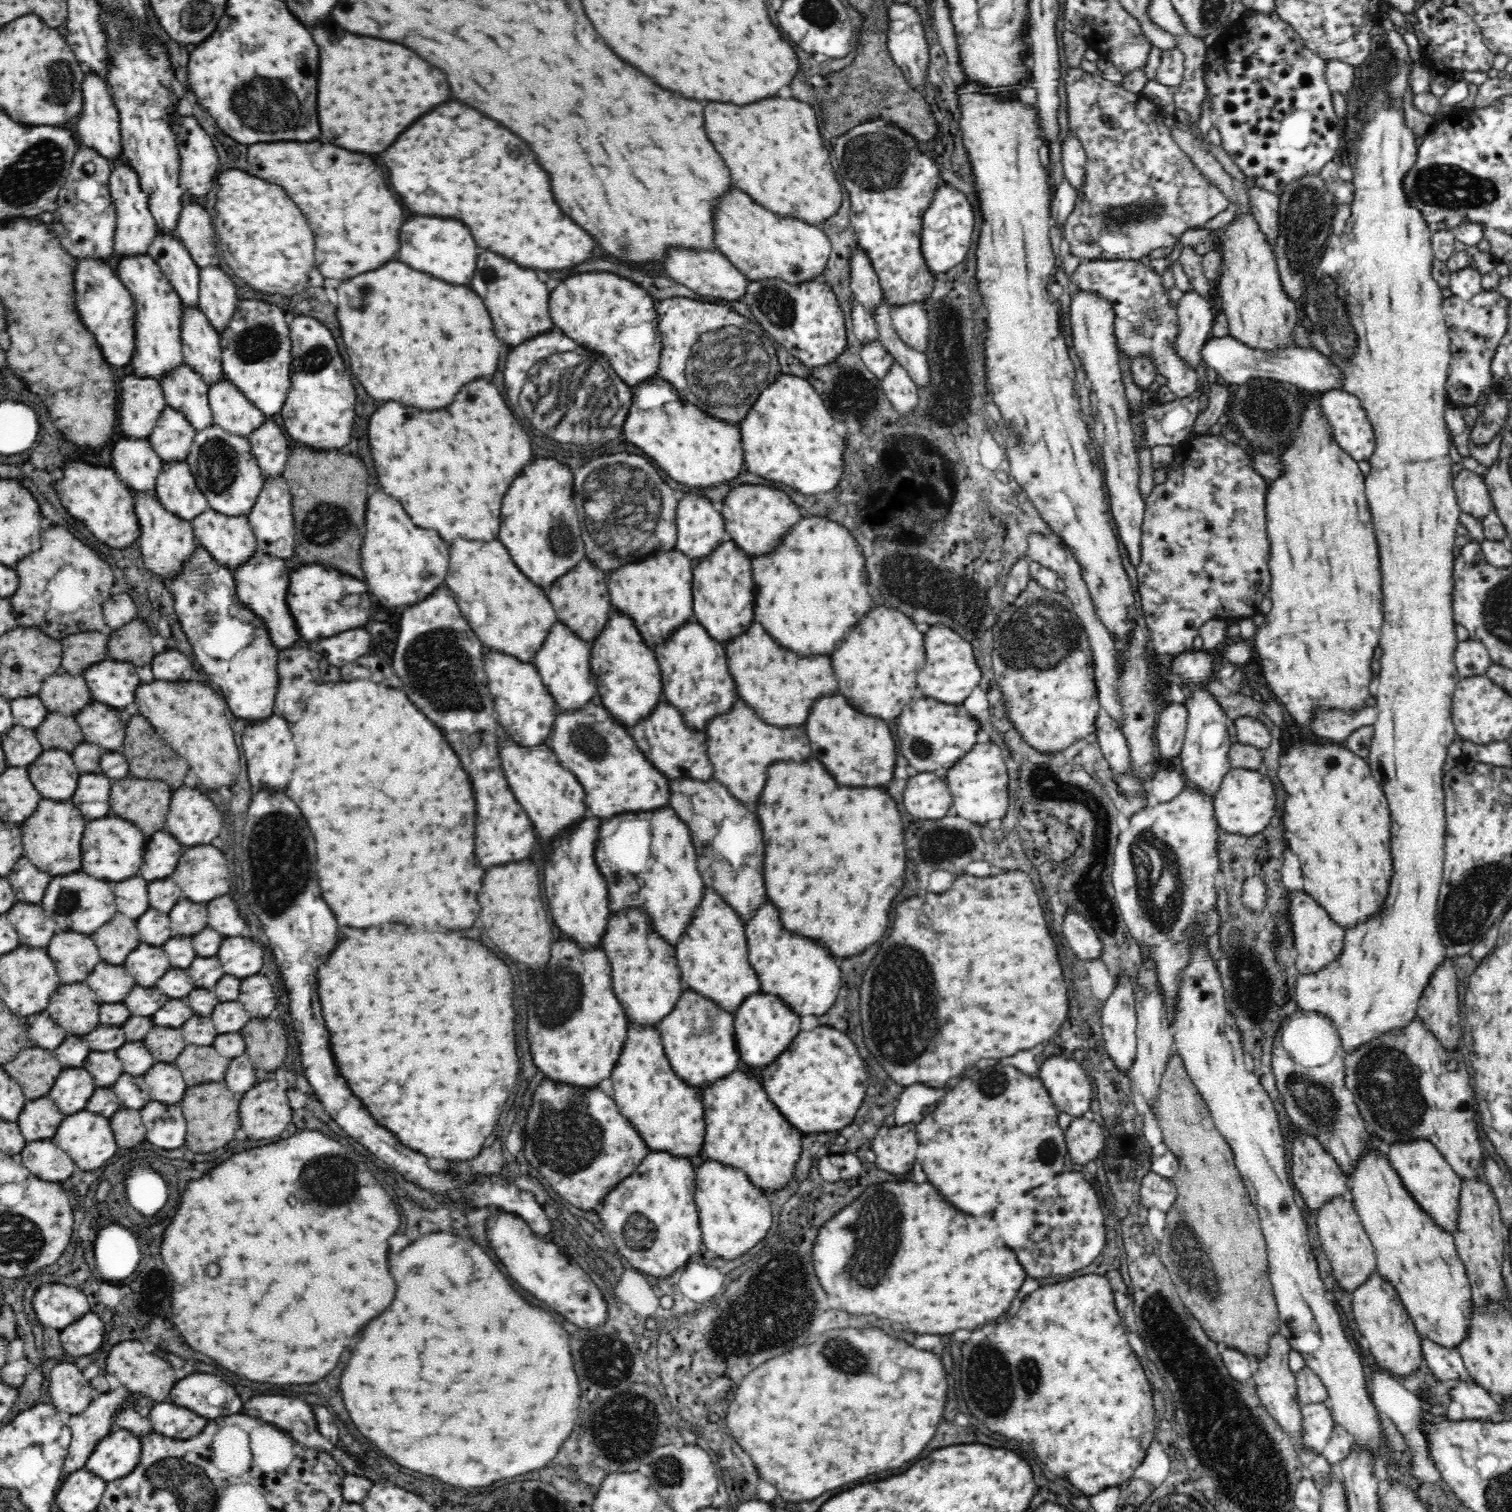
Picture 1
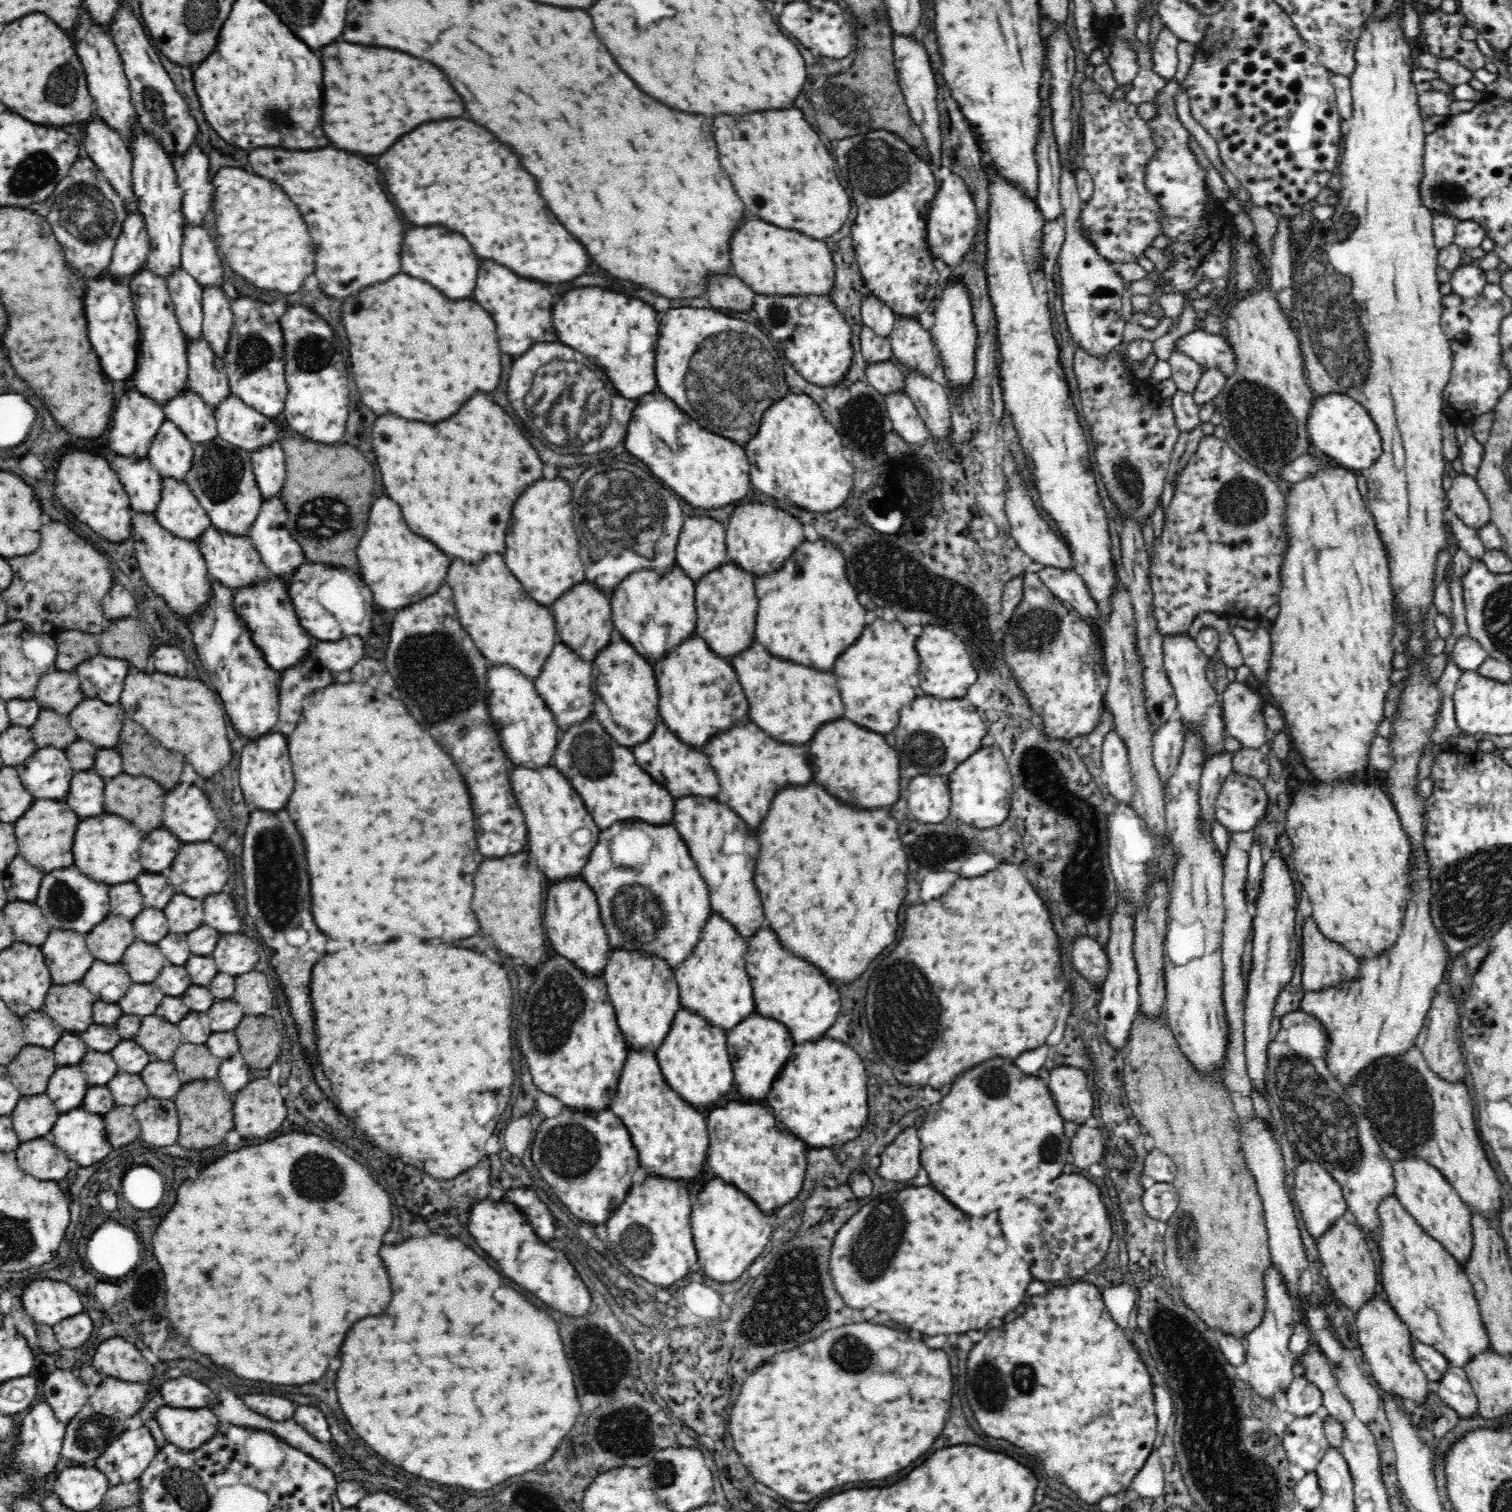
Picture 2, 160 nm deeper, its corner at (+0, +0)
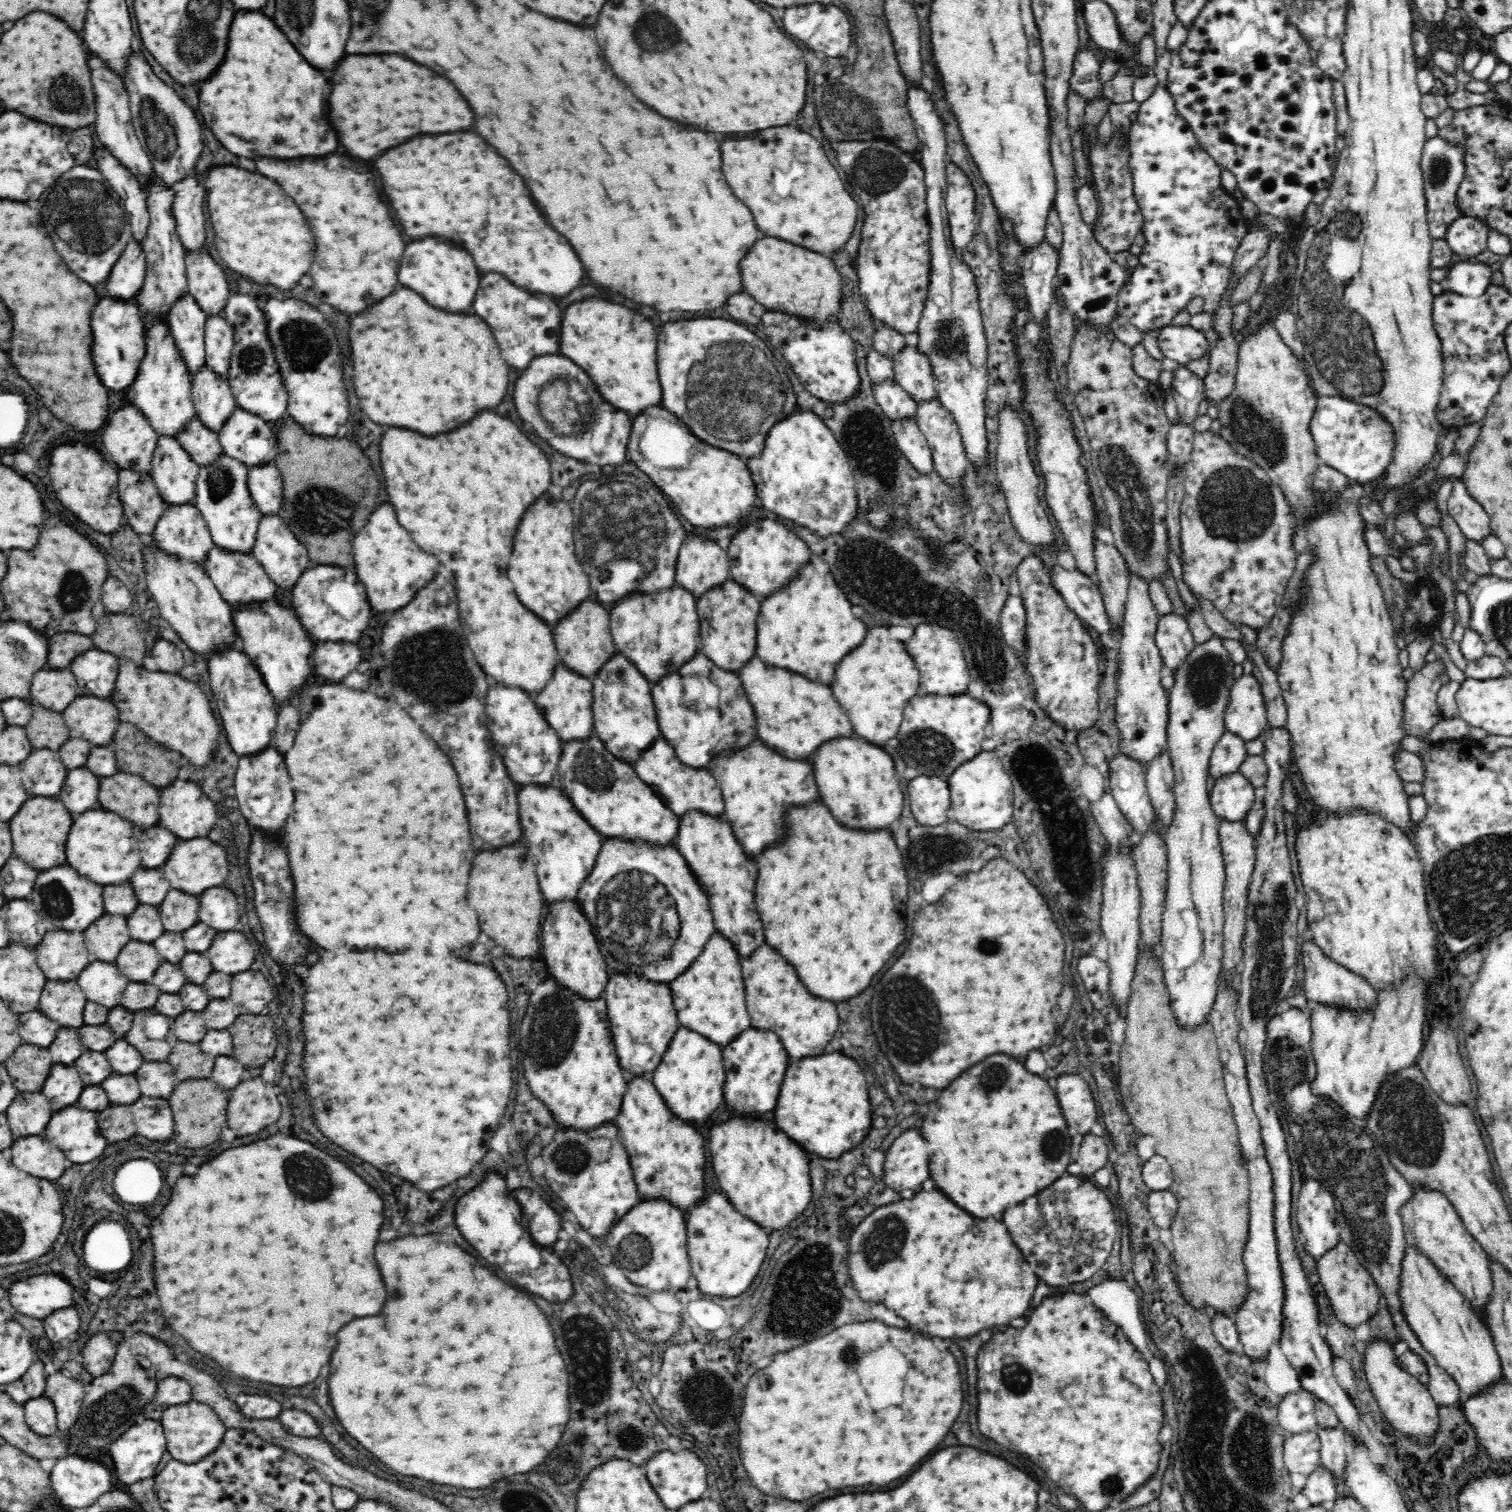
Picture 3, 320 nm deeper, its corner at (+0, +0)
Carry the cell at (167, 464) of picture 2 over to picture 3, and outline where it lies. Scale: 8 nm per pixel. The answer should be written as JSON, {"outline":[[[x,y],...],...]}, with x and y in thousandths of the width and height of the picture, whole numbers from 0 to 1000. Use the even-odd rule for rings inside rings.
{"outline":[[[107,288],[104,289],[99,314],[110,334],[128,333],[131,313],[132,308],[127,305],[116,289]]]}

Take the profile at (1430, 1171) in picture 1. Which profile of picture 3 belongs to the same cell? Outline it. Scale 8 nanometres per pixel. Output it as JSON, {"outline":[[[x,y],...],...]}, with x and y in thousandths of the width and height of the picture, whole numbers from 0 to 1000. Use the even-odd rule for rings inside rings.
{"outline":[[[937,785],[935,792],[927,799],[929,821],[938,829],[946,833],[946,835],[962,851],[962,853],[974,864],[978,873],[983,876],[984,862],[987,861],[987,840],[985,831],[979,822],[971,815],[960,796],[948,786]]]}

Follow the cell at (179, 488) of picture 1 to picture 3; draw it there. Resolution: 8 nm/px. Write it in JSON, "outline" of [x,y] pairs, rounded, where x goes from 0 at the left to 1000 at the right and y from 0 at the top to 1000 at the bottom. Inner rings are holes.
{"outline":[[[128,333],[110,334],[101,354],[102,360],[107,366],[119,370],[128,371],[131,374],[134,373],[139,363],[142,362],[138,347],[136,347],[136,345],[135,345]]]}

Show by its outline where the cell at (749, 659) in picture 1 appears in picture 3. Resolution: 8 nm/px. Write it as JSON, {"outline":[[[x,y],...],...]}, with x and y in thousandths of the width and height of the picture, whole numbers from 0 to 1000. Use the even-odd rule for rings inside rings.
{"outline":[[[497,435],[489,443],[492,456],[500,470],[502,488],[511,496],[522,503],[534,503],[545,491],[552,488],[563,487],[563,479],[556,470],[550,456],[545,452],[533,450],[529,446],[520,444],[519,442],[507,442],[503,435]]]}

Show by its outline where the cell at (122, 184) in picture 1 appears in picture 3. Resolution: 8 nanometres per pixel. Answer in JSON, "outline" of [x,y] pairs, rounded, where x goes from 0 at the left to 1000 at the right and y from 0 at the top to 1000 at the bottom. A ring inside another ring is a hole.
{"outline":[[[87,159],[74,177],[69,188],[70,196],[79,199],[89,199],[95,190],[97,181],[95,165],[93,161]]]}

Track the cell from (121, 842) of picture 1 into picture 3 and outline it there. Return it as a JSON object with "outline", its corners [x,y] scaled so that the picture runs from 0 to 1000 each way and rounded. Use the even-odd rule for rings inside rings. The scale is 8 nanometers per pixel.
{"outline":[[[58,536],[49,542],[44,556],[44,567],[48,574],[65,585],[83,583],[94,573],[87,545],[70,536]]]}

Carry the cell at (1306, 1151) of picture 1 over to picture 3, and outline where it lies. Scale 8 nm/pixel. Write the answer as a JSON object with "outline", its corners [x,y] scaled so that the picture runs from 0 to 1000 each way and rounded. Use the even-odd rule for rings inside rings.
{"outline":[[[862,781],[857,805],[863,826],[870,835],[886,821],[883,794],[873,781]]]}

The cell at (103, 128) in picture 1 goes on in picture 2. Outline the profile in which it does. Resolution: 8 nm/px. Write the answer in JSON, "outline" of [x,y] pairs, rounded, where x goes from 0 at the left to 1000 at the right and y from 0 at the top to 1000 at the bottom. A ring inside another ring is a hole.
{"outline":[[[66,79],[59,80],[56,89],[54,95],[56,103],[62,106],[83,135],[90,134],[91,130],[87,122],[88,103],[79,89]]]}

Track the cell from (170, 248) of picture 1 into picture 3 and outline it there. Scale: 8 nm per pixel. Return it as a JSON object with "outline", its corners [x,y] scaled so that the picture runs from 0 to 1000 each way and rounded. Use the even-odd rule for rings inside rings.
{"outline":[[[124,193],[116,200],[110,210],[120,239],[124,243],[125,249],[128,250],[136,241],[135,222],[137,209]]]}

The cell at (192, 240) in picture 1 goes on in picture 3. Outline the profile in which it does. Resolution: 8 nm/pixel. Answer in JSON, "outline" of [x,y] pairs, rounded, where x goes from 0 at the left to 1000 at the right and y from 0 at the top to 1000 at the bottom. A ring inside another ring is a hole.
{"outline":[[[136,167],[122,169],[125,194],[130,198],[136,209],[147,208],[151,200],[151,187],[148,179]]]}

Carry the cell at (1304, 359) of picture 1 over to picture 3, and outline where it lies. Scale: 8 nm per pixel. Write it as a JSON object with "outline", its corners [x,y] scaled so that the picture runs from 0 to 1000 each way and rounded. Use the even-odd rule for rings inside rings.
{"outline":[[[771,216],[765,220],[765,227],[771,237],[778,238],[781,241],[794,237],[799,231],[799,225],[795,219],[788,216]]]}

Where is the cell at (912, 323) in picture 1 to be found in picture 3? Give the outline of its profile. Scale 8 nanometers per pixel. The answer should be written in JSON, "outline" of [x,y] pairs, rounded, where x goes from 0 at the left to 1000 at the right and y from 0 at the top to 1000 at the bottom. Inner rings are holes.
{"outline":[[[601,229],[593,234],[591,237],[591,245],[592,253],[606,266],[606,269],[611,265],[620,264],[615,239],[606,230]]]}

